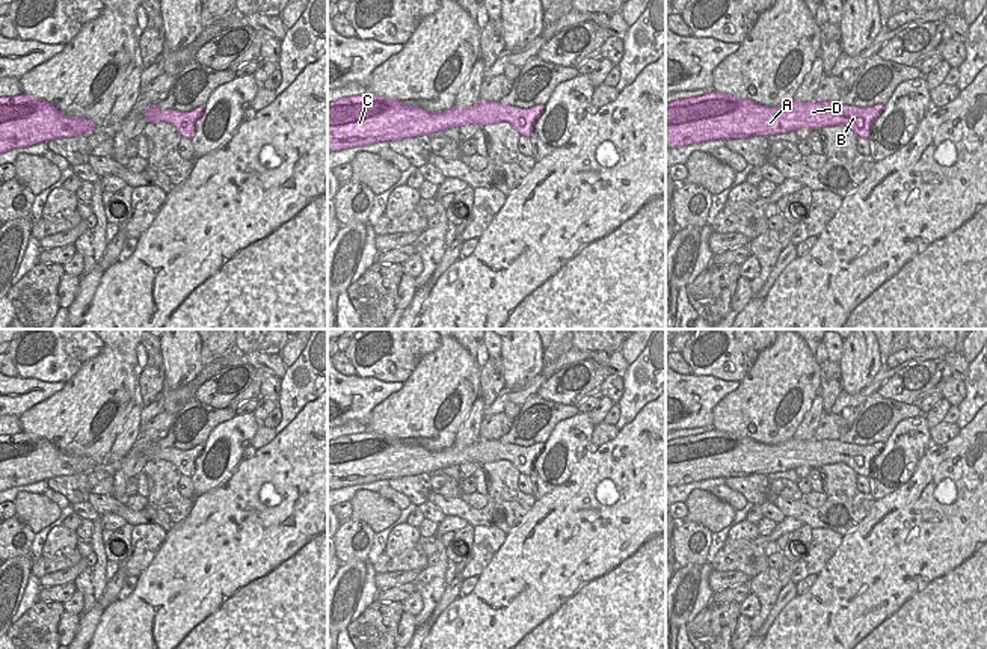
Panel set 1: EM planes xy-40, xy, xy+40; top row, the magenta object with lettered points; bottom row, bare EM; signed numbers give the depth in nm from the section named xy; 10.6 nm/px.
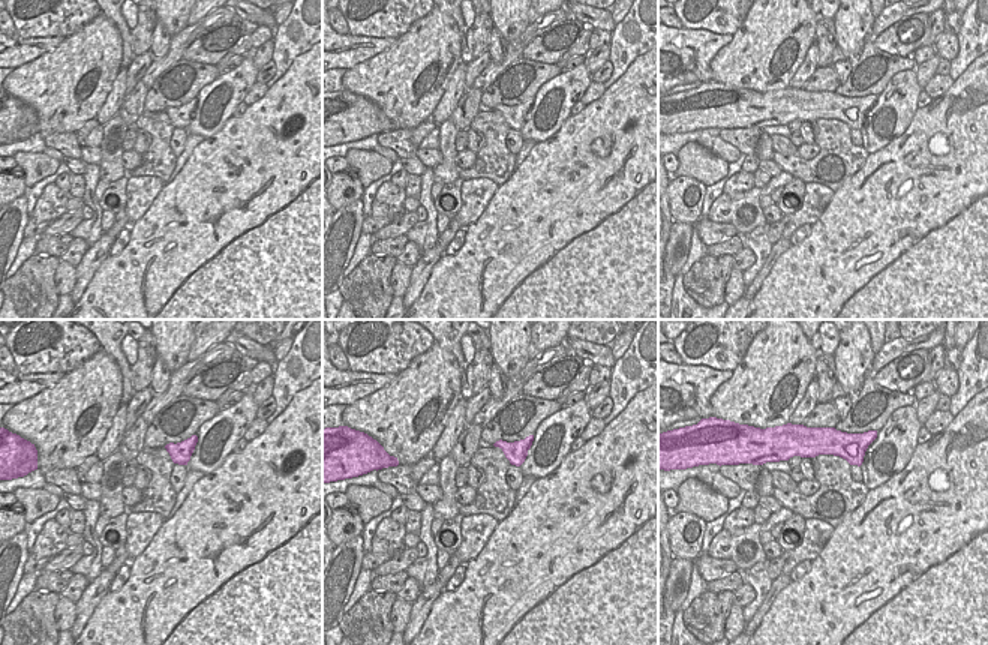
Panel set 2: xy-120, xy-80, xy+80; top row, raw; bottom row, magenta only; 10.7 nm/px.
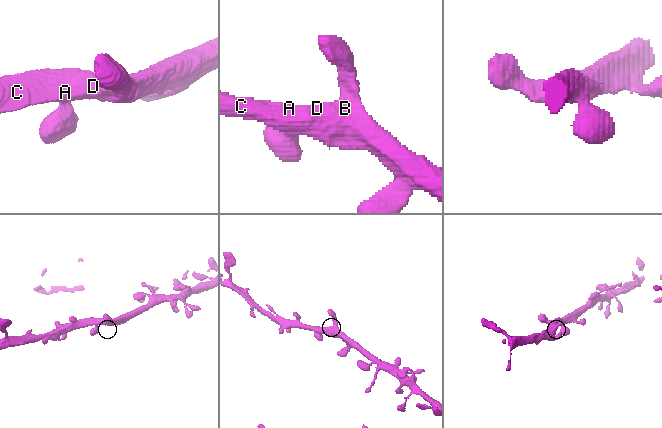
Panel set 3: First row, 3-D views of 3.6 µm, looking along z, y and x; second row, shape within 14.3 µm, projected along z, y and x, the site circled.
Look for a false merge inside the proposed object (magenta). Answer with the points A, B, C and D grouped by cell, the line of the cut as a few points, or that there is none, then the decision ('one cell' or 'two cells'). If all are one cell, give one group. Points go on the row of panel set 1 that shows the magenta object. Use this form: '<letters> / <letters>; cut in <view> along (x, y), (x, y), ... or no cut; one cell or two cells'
A B C D; no cut; one cell

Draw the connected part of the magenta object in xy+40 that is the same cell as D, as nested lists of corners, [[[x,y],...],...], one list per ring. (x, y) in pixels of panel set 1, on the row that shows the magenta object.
[[[709,91],[705,95],[666,104],[666,148],[688,146],[718,139],[774,136],[798,128],[821,130],[845,125],[857,137],[868,139],[872,122],[884,104],[845,106],[839,101],[789,101],[767,107],[750,100]]]

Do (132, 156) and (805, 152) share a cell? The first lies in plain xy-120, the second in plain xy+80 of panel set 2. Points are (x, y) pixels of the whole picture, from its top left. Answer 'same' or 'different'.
same

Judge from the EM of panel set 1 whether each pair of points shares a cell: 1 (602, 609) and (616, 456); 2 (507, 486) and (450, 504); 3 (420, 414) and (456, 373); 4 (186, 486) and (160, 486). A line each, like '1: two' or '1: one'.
1: one
2: one
3: one
4: two

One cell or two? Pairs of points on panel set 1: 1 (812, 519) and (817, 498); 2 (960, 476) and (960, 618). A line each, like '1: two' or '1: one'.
1: two
2: one

